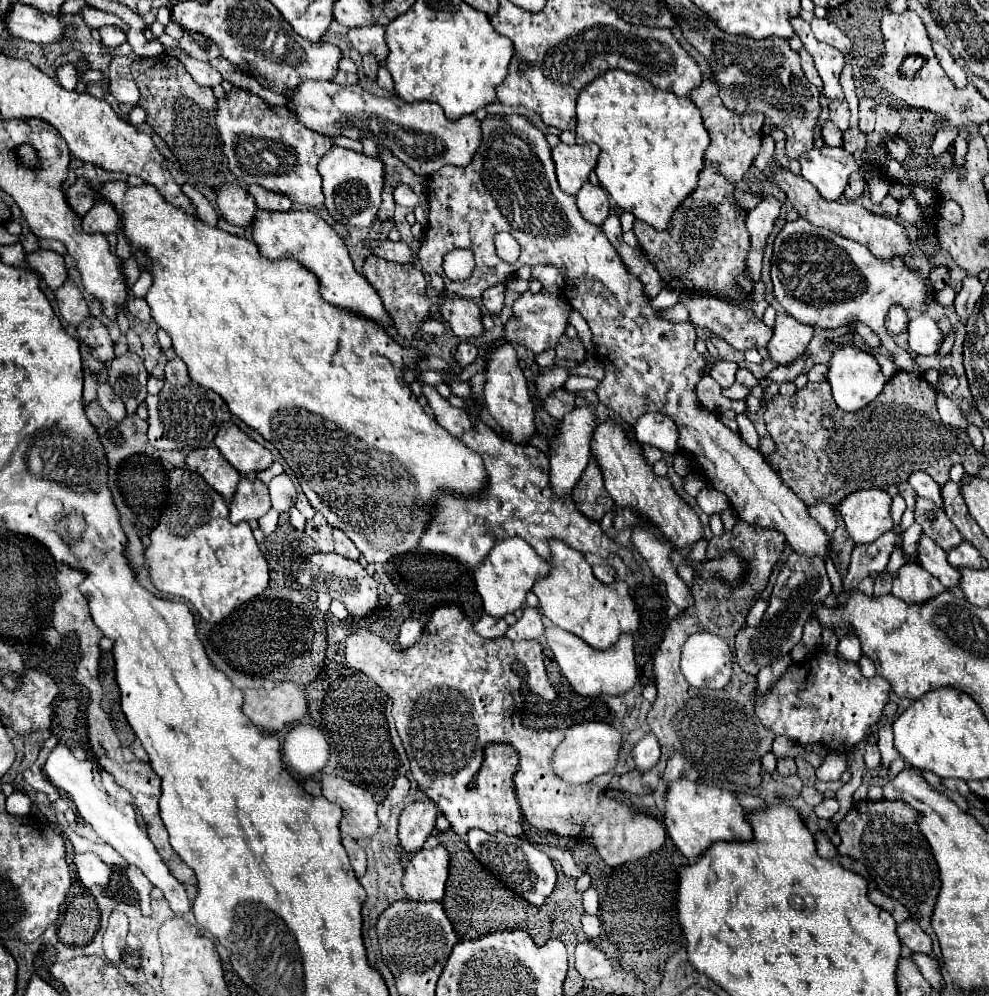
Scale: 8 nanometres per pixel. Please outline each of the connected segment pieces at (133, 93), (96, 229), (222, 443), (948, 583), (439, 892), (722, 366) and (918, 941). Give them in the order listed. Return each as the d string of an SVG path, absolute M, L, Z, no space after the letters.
M117 79L117 81L111 81L107 91L109 91L109 95L113 95L119 103L135 105L135 103L141 99L141 93L139 93L135 81L131 81L131 79Z
M99 199L83 217L83 231L87 233L109 235L117 231L117 225L119 225L119 213L105 199Z
M223 423L215 435L215 445L221 455L241 473L259 473L273 463L273 455L263 445L249 439L235 423Z
M921 535L921 541L919 541L919 563L933 577L937 577L945 589L959 587L959 581L961 581L959 569L949 565L947 553L939 545L935 545L935 541L931 541L931 537Z
M445 847L415 851L403 871L403 891L413 901L441 901L449 873Z
M717 361L709 375L721 385L721 387L731 387L735 383L735 371L737 371L737 363L729 363L729 361Z
M907 919L897 927L897 933L901 941L913 951L913 953L925 953L931 955L931 937L913 921Z

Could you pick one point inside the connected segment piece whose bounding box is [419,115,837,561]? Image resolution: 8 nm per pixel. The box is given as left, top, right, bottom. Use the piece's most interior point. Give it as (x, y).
(652, 365)

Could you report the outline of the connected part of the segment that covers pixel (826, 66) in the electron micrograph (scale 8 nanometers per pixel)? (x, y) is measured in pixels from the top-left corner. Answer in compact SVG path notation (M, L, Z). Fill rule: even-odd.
M795 17L791 21L797 37L803 41L803 47L811 53L815 67L819 71L819 77L823 79L823 93L829 101L843 101L843 87L839 83L841 71L845 67L843 63L843 55L839 51L835 51L831 45L821 43L813 37L809 23L805 23L801 17Z

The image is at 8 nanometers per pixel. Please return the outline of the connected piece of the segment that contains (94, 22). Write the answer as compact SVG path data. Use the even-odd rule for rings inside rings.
M87 7L87 9L81 11L81 17L87 21L87 25L91 29L97 29L97 27L103 27L103 25L115 25L115 27L123 29L125 33L129 33L129 25L123 19L119 19L117 15L111 15L111 13L105 13L105 11Z

